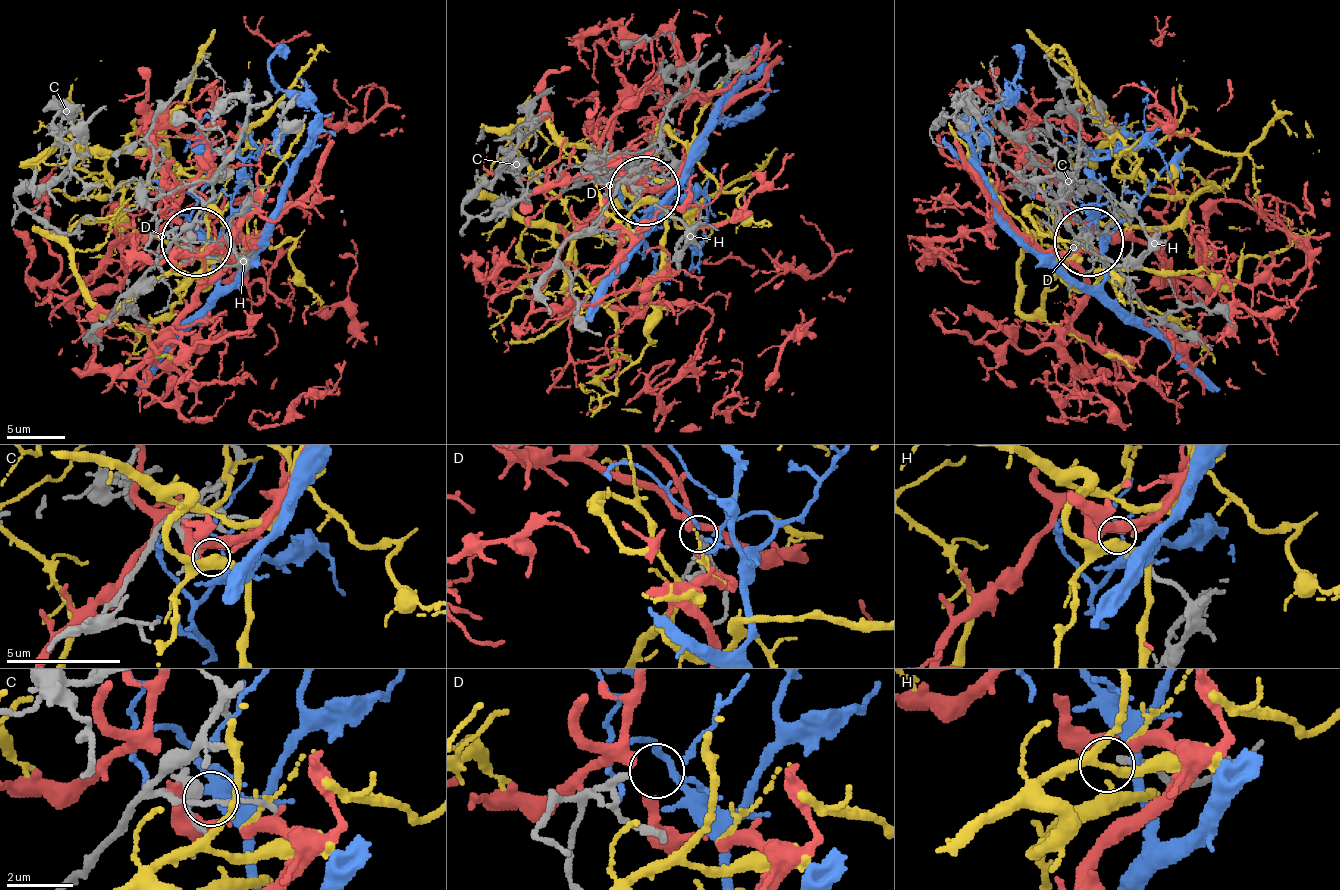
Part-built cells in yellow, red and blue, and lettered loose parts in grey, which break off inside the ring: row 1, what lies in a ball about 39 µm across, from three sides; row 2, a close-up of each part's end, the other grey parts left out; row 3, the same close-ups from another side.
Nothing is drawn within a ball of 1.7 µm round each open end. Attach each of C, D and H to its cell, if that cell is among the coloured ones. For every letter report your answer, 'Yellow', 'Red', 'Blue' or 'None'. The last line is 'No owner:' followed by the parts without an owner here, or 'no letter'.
C: None
D: None
H: None
No owner: C, D, H

